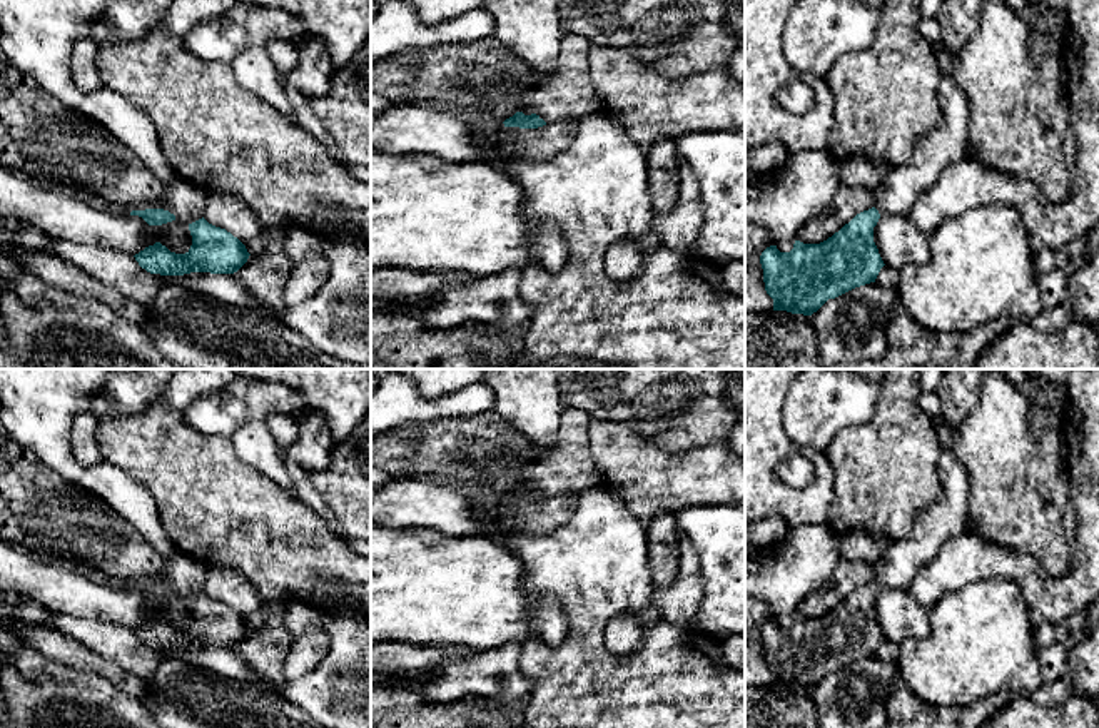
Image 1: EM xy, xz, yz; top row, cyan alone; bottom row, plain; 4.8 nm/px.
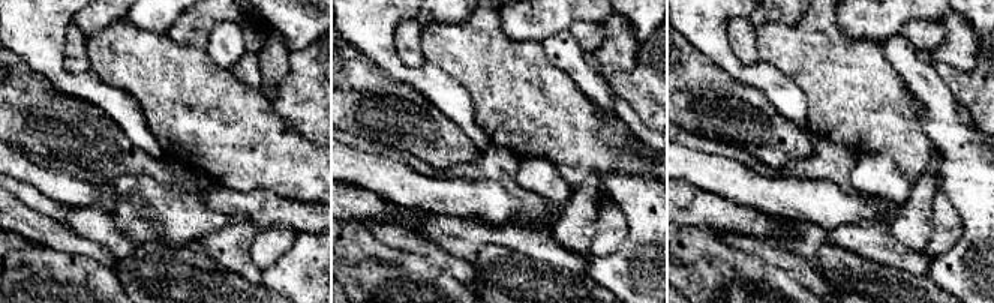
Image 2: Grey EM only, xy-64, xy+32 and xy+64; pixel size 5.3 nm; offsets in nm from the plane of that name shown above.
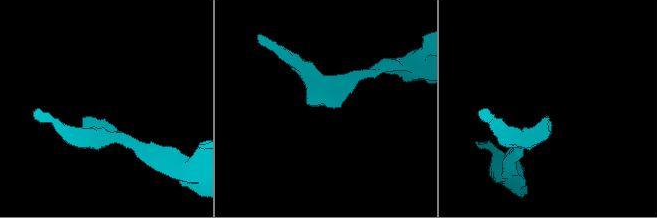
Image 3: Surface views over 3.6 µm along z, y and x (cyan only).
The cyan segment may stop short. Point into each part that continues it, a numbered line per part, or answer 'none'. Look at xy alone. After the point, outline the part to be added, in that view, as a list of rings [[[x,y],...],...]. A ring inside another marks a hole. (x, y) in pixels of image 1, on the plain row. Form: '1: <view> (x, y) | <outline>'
1: xy (187, 576) | [[[177,553],[165,561],[165,571],[160,576],[139,578],[130,581],[132,584],[164,583],[175,589],[184,598],[192,598],[204,591],[207,579],[207,568],[189,558],[184,553]]]

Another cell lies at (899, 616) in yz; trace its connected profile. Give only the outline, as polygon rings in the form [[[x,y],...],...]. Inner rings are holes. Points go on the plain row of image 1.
[[[880,589],[874,616],[887,641],[900,645],[905,638],[927,638],[929,608],[920,606],[905,589]]]

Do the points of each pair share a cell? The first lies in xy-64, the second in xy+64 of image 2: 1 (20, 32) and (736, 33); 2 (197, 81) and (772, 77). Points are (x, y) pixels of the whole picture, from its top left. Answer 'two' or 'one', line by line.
1: two
2: two

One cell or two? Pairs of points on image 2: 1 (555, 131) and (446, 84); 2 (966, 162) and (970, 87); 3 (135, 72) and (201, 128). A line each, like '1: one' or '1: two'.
1: two
2: two
3: one

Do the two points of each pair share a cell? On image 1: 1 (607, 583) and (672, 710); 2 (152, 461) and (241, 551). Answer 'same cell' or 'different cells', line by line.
1: same cell
2: same cell

